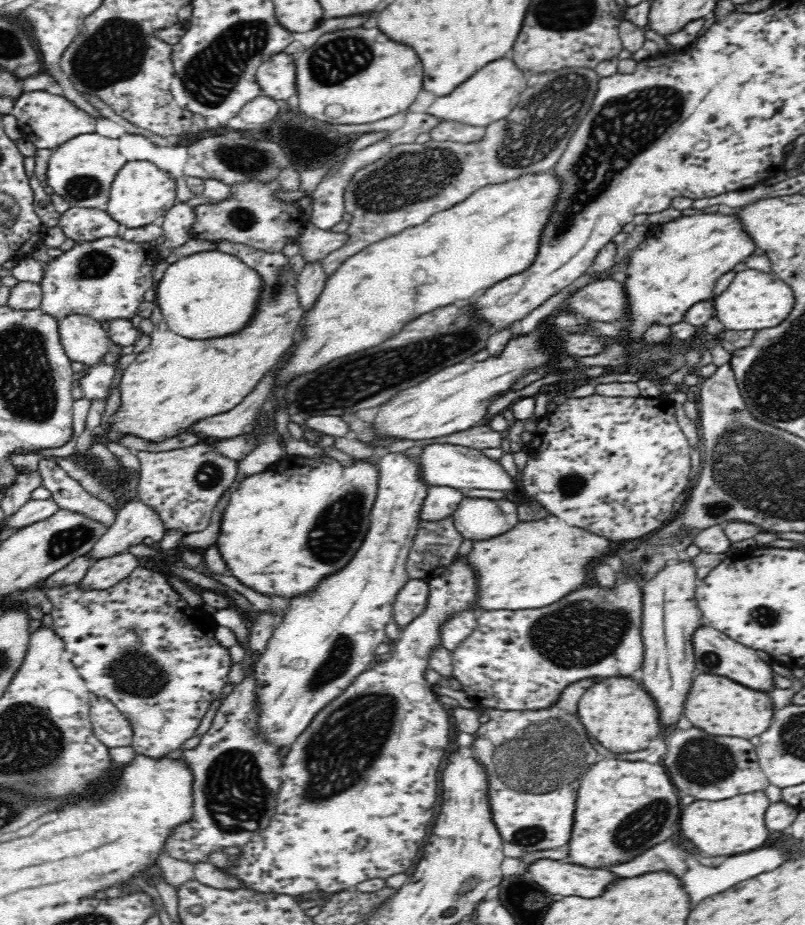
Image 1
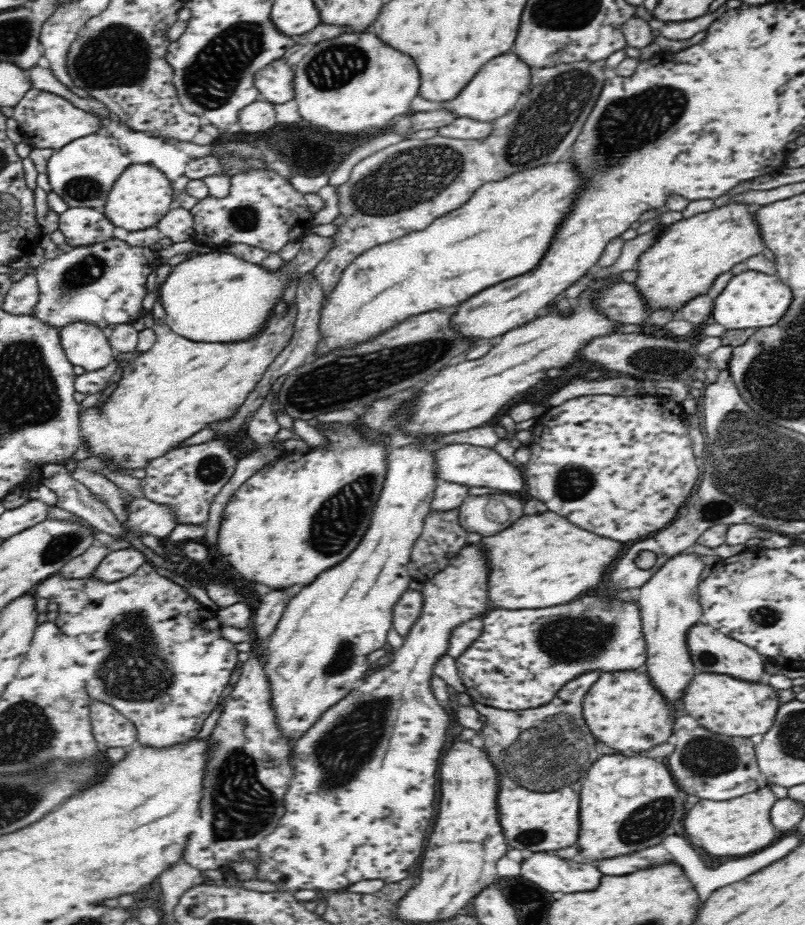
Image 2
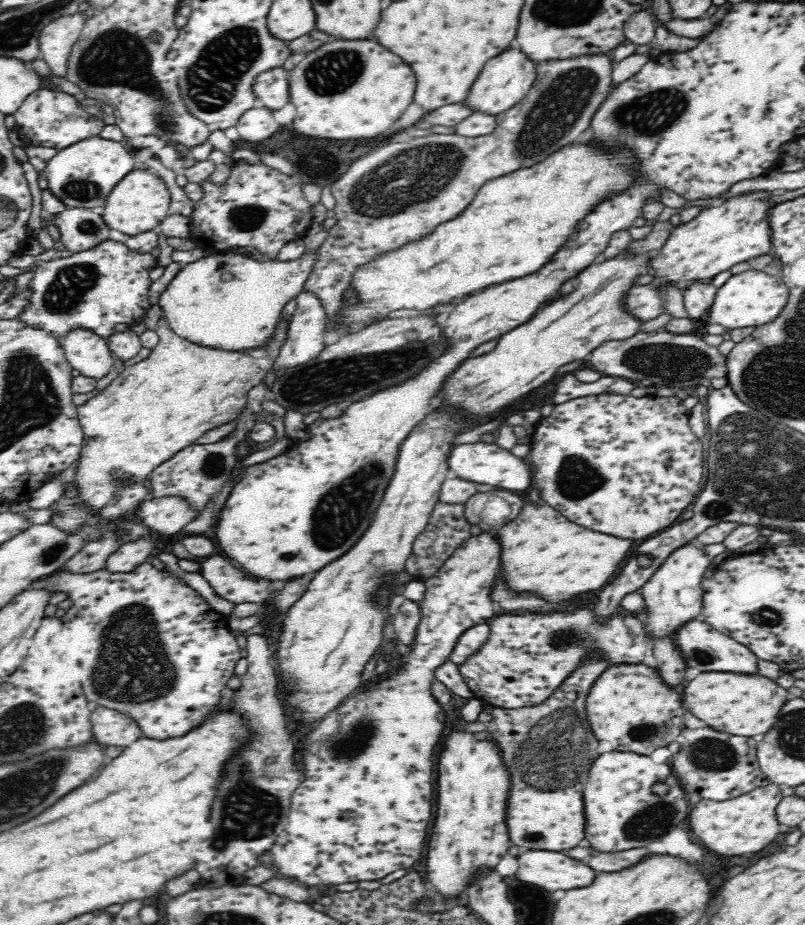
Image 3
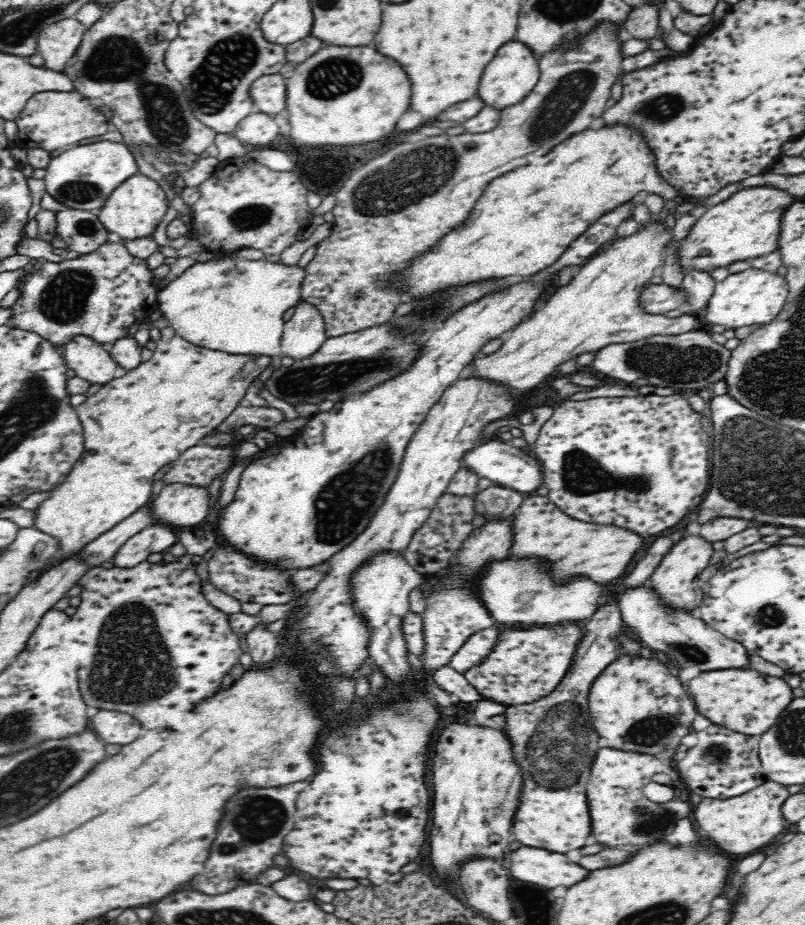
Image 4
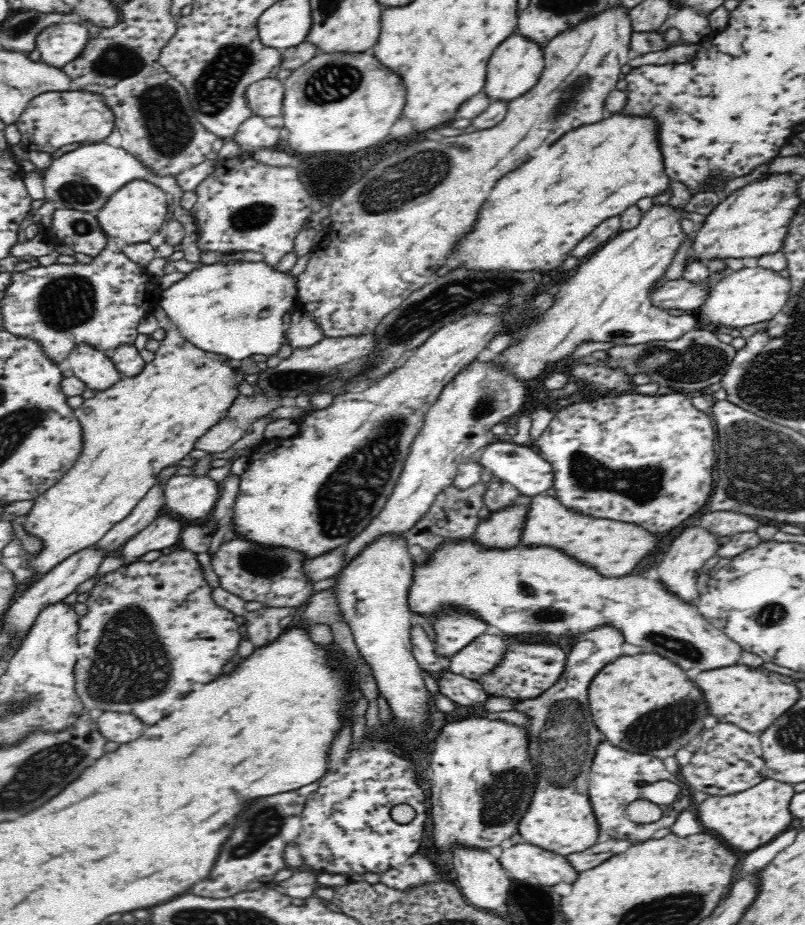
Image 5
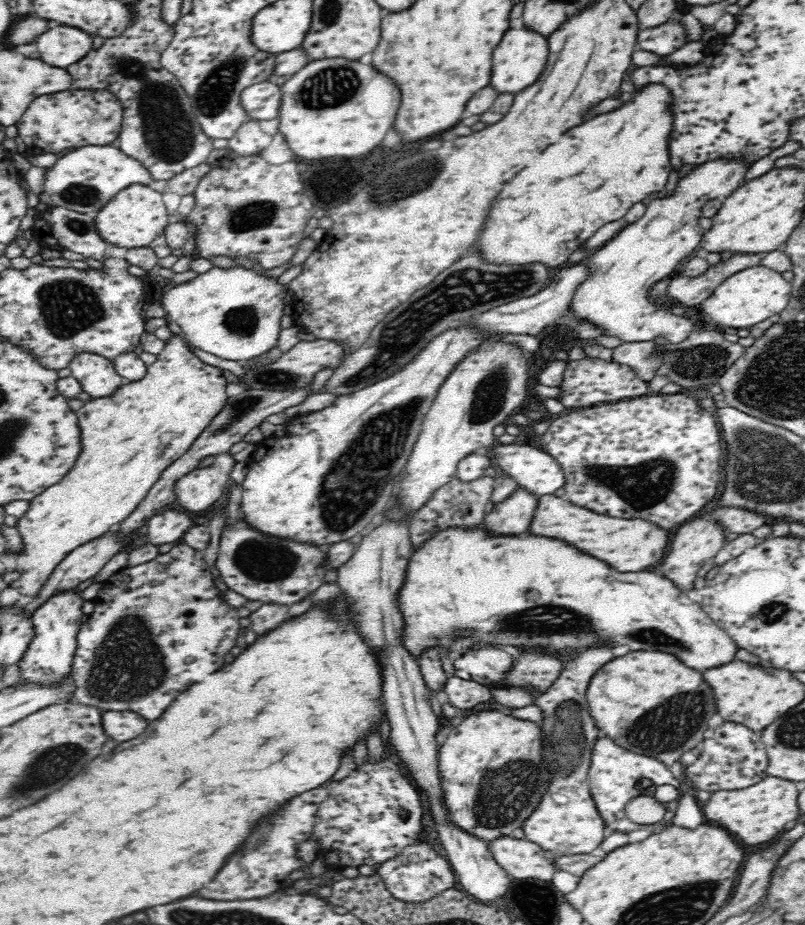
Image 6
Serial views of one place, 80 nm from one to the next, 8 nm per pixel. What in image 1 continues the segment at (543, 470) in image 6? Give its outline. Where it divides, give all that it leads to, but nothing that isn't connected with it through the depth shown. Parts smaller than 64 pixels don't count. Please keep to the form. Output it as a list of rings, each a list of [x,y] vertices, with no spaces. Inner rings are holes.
[[[430,444],[422,452],[421,473],[426,484],[433,486],[451,486],[452,488],[488,488],[488,490],[509,491],[516,488],[516,480],[499,463],[500,460],[485,456],[481,449],[451,444]]]

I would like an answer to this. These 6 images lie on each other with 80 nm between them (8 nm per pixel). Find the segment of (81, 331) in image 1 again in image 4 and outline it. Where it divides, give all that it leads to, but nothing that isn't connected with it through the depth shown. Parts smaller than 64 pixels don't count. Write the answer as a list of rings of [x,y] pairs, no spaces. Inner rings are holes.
[[[74,337],[62,348],[62,353],[67,368],[90,384],[106,385],[116,378],[114,370],[118,364],[112,359],[108,348],[90,337]]]

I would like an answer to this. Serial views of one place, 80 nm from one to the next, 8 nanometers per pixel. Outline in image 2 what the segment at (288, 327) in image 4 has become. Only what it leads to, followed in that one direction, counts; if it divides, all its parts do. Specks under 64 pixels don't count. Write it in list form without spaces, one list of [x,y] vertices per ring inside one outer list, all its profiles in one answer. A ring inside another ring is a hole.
[[[312,272],[306,274],[306,277],[302,277],[301,281],[296,286],[296,320],[294,320],[294,332],[292,332],[292,338],[290,338],[288,346],[282,349],[282,352],[276,356],[274,362],[266,369],[262,380],[257,382],[256,389],[248,395],[246,402],[244,402],[244,406],[240,408],[240,412],[236,413],[236,418],[234,418],[234,420],[228,420],[228,422],[220,422],[220,424],[212,424],[212,426],[210,426],[211,429],[218,431],[220,434],[219,437],[227,438],[229,436],[234,436],[234,434],[238,434],[238,432],[242,430],[242,426],[247,424],[246,420],[251,414],[256,413],[258,408],[264,403],[265,396],[268,395],[274,381],[281,376],[285,376],[291,370],[306,364],[308,360],[315,357],[315,350],[323,338],[321,335],[320,317],[322,316],[321,310],[324,302],[324,293],[322,293],[322,289],[320,289],[318,281],[314,279]]]

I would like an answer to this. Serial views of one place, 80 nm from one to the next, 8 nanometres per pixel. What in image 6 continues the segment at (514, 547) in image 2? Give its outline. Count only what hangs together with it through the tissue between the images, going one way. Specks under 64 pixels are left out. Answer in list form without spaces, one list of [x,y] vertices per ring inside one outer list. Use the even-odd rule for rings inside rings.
[[[561,493],[539,497],[539,503],[529,528],[534,534],[560,538],[572,542],[582,552],[592,554],[594,558],[606,560],[612,568],[620,572],[638,572],[656,566],[662,562],[666,546],[668,546],[668,530],[646,522],[642,518],[610,518],[604,514],[596,514],[592,510],[580,508],[570,502]]]

